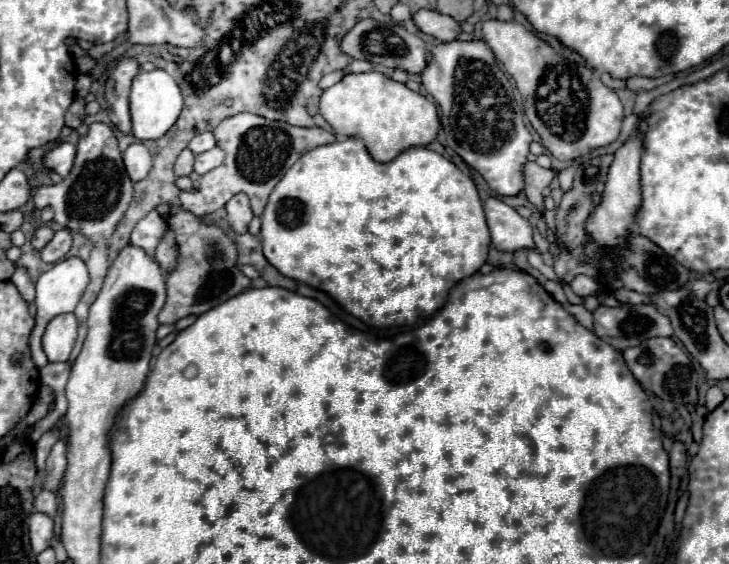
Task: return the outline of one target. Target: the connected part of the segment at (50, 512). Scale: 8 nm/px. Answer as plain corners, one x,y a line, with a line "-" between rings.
40,491
34,499
34,511
44,513
48,517
56,517
58,507
56,507
56,493
52,491

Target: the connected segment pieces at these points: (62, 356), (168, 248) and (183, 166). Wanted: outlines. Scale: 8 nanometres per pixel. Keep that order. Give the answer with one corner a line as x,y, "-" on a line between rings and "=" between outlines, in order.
74,313
54,317
42,335
42,349
48,361
50,363
68,361
76,335
78,335
78,321
=
170,229
166,231
162,243
156,249
156,261
166,277
176,269
176,243
174,243
174,235
=
184,149
174,165
176,177
188,177
192,173
192,165
194,165
194,153
190,149

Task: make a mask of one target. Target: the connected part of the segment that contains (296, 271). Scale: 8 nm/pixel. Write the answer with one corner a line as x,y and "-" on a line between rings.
346,137
342,141
334,141
330,145
320,145
312,151
304,153
286,171
282,181
270,193
266,209
262,213
262,231
260,231
260,235
262,235
262,247
266,243
264,257
282,275
286,275
286,277
290,277
298,283
310,285
314,289
326,291
350,315
362,319
362,322
369,326
383,328
402,327
414,323
418,318
434,315
440,310
440,307
444,307
444,303
448,299
448,293
456,283
460,283
462,279
472,277
474,273
478,273
478,269
486,263
488,251
490,251
490,233
488,233
484,207
482,207
482,201
478,197
476,185
452,161
448,161
440,153
430,151
426,147
412,147
412,149
402,151
396,159
392,159
388,163
376,163
370,157
370,153
366,151
362,139
358,139
358,137

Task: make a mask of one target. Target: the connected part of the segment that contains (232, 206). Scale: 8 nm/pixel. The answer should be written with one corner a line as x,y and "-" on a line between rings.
244,193
234,195
226,203
226,213
228,213
228,223
236,235
244,235
248,231
248,225
252,221
252,209
248,203
248,197

